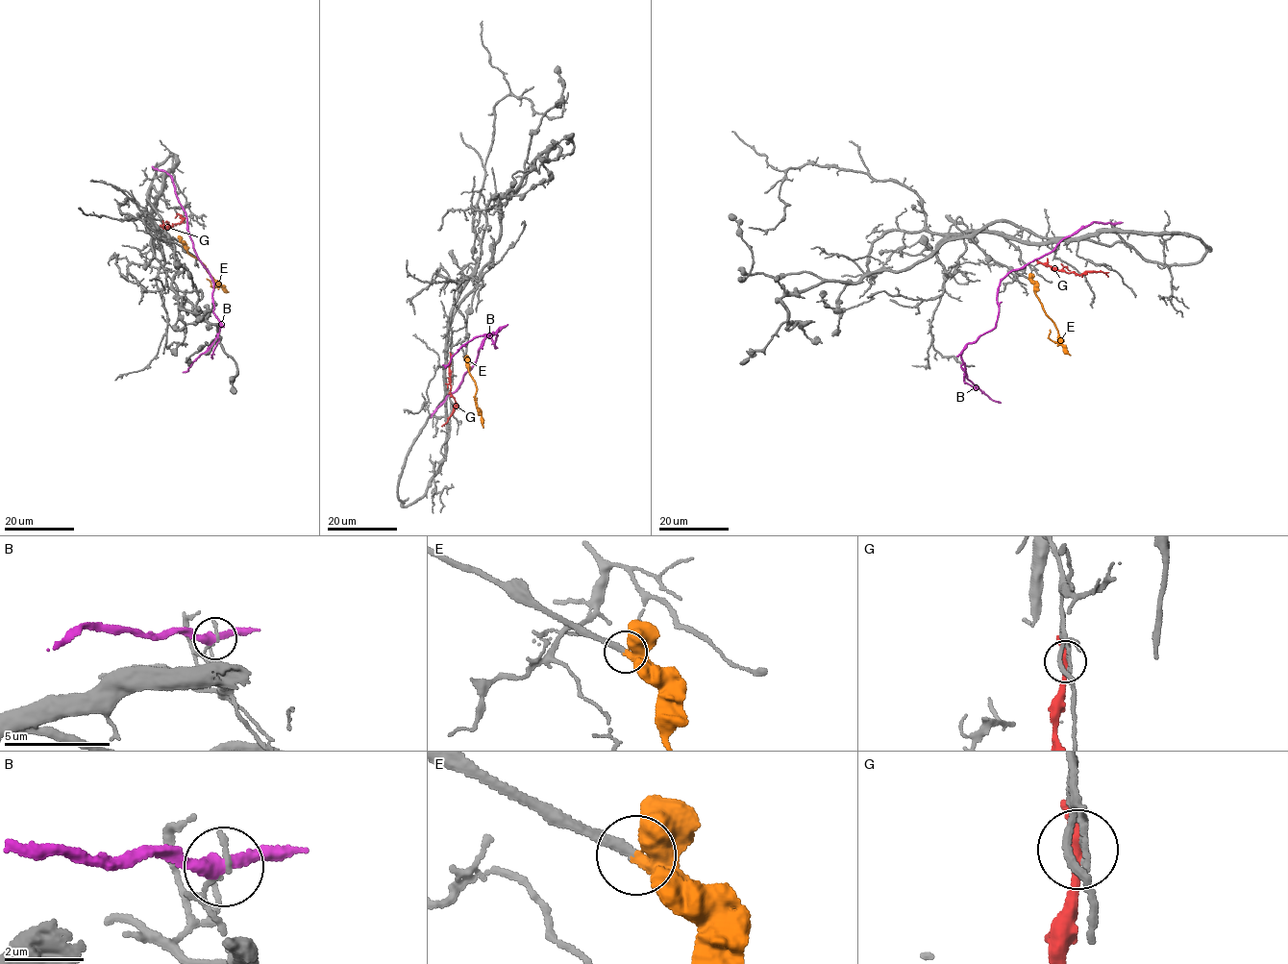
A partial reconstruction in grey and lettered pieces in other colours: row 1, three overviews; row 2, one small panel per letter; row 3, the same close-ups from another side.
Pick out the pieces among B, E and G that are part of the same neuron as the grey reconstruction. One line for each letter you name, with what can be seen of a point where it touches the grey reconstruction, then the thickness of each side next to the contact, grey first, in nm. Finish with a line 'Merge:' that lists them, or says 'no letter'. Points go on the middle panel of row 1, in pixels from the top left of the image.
E: Touches grey at (465, 356). Thickness 200 nm (grey) against 320 nm
Merge: E

